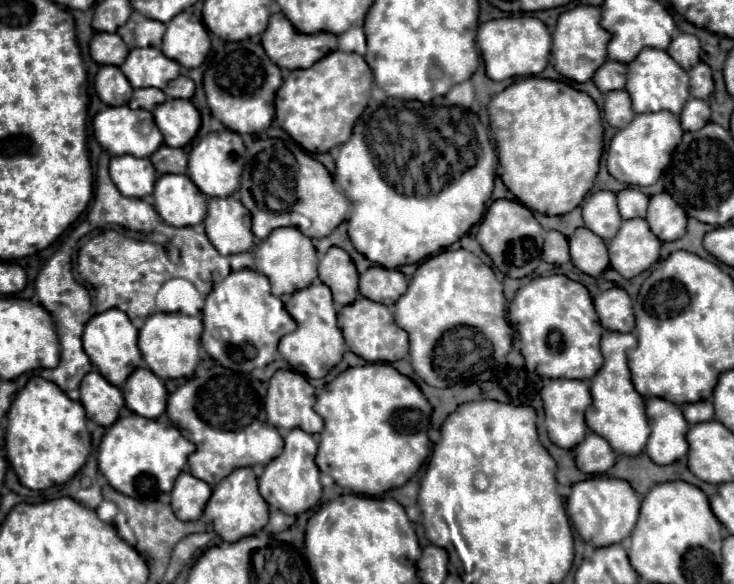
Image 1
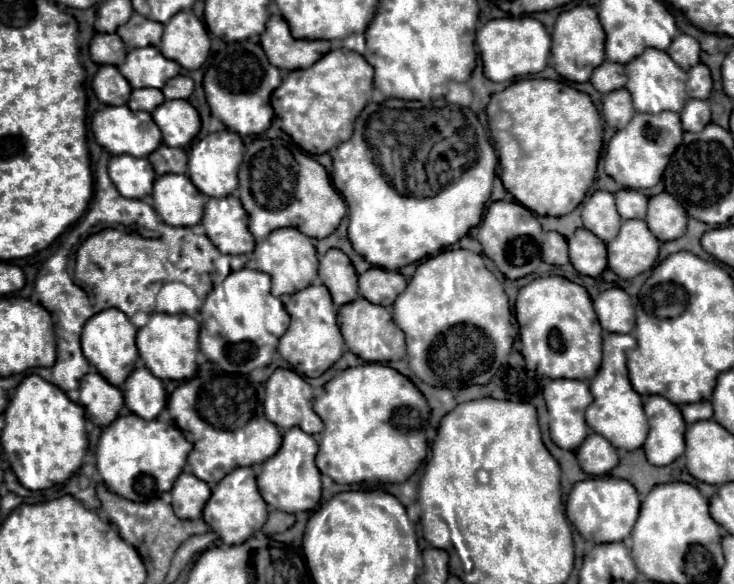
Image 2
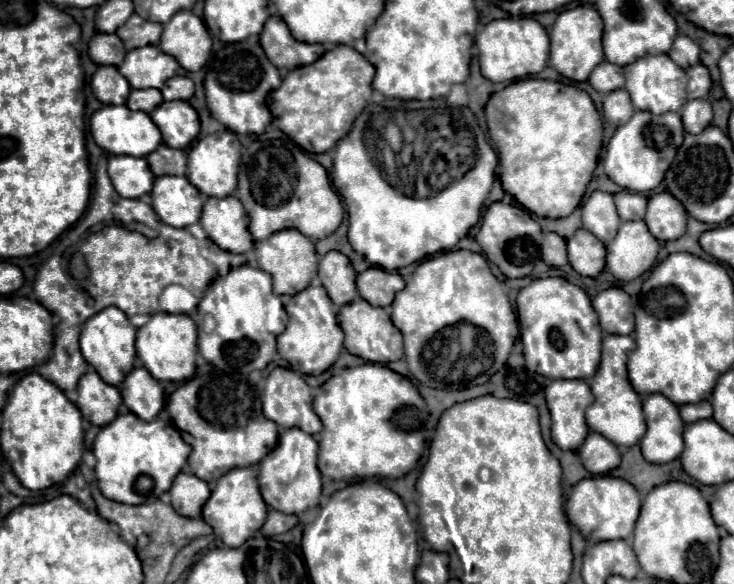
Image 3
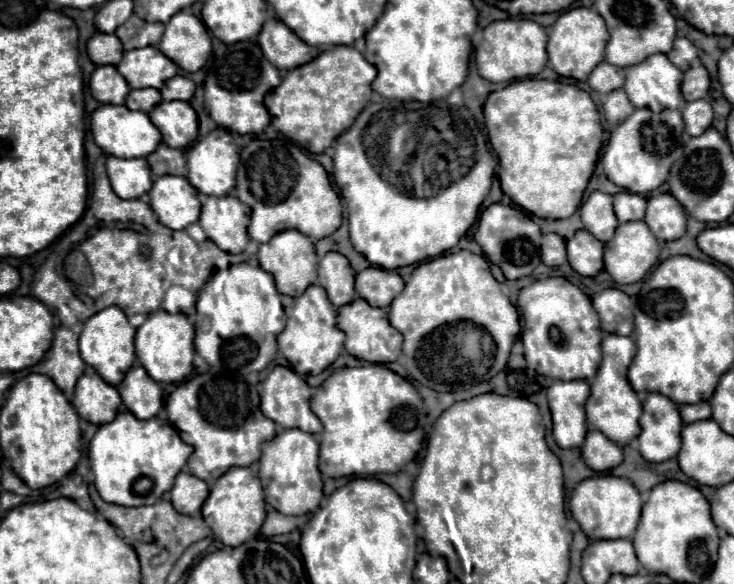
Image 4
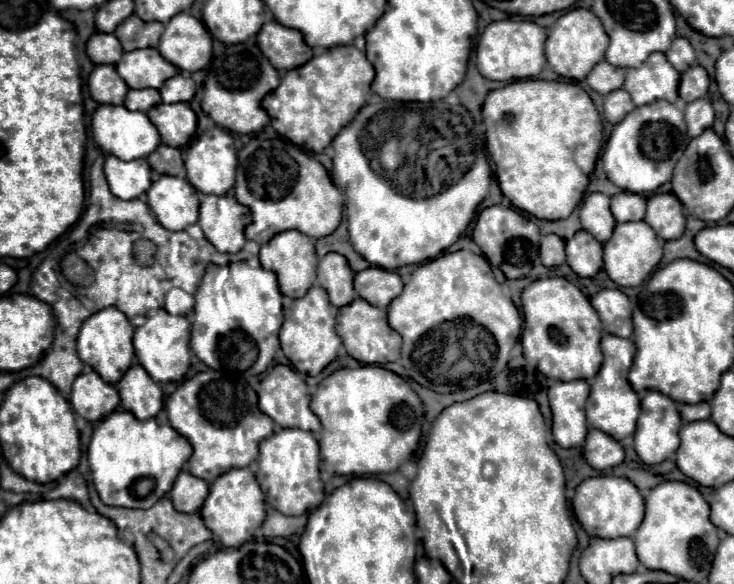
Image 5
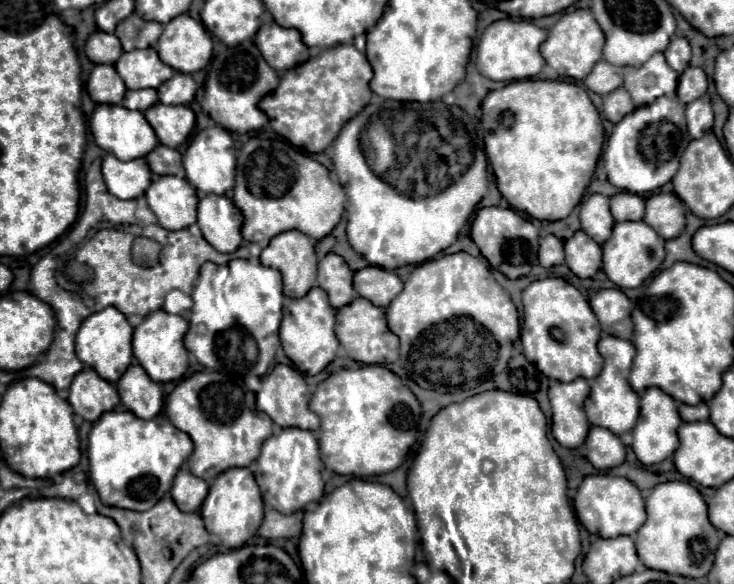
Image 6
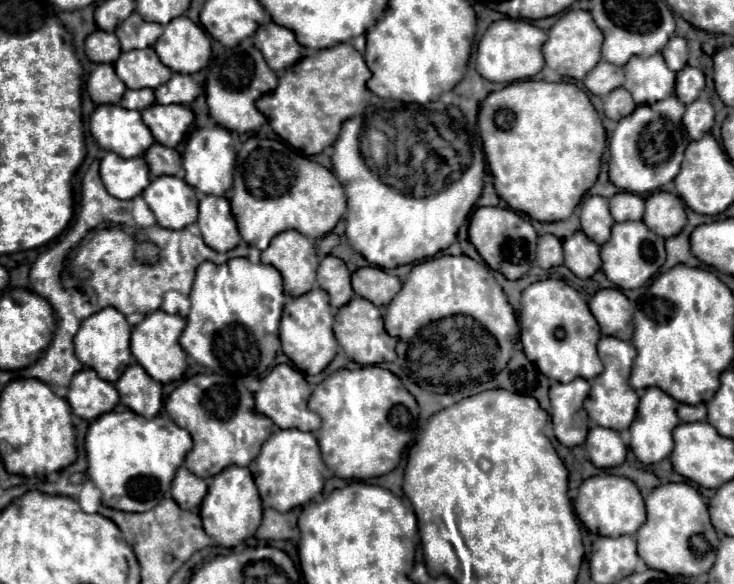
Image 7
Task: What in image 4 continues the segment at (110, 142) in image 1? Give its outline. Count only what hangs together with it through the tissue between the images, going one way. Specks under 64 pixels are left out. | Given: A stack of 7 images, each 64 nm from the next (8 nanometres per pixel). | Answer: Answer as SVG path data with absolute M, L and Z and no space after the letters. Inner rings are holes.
M104 104L94 110L92 114L92 136L94 142L112 156L124 156L124 158L144 158L152 154L158 144L160 144L160 132L158 128L150 122L146 112L132 112L126 106L112 106Z

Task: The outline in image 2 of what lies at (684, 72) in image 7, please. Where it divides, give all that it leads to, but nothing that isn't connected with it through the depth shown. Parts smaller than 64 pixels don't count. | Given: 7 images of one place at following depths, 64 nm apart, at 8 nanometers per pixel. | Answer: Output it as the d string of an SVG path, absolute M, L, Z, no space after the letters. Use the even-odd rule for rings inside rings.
M696 64L688 70L688 96L706 100L712 92L712 78L706 64Z

